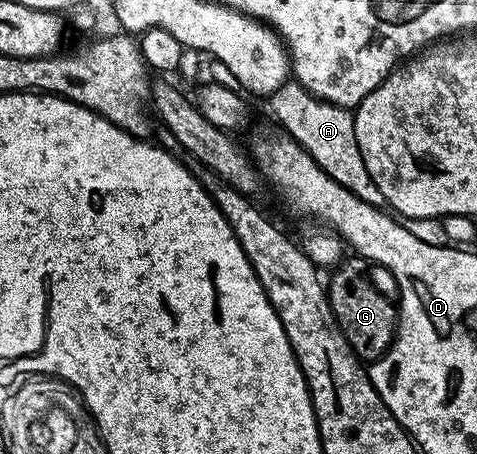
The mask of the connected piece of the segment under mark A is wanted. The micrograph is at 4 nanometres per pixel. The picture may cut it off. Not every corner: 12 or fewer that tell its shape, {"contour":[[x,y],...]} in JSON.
{"contour":[[295,80],[269,102],[282,131],[321,170],[377,210],[350,109]]}

